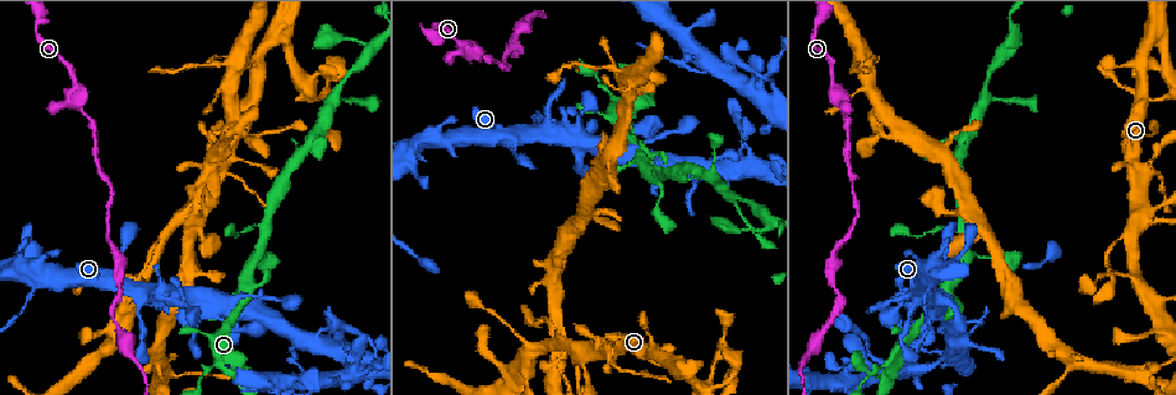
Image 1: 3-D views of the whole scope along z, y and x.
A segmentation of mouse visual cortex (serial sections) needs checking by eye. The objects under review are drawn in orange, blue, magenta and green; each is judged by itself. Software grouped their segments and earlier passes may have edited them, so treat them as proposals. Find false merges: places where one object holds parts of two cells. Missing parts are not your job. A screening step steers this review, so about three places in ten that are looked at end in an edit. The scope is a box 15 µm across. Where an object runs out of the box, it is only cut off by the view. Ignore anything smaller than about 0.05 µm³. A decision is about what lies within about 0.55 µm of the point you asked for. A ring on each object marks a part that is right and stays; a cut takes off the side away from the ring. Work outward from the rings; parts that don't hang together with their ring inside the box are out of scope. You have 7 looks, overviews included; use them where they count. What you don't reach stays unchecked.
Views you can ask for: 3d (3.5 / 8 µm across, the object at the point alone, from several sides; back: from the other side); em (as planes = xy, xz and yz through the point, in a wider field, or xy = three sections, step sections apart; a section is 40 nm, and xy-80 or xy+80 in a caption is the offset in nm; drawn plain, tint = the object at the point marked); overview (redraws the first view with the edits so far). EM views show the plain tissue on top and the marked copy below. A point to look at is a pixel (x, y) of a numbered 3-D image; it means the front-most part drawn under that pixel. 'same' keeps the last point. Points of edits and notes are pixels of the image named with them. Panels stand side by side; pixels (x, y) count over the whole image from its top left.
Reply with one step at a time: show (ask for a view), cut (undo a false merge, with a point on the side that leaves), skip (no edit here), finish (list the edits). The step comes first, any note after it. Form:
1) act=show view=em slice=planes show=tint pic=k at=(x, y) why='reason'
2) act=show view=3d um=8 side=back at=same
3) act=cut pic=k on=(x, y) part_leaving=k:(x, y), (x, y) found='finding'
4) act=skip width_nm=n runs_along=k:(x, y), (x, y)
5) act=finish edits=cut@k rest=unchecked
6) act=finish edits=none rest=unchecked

act=show view=3d um=3.5 pic=1 at=(215, 366) why='thick turns thin'

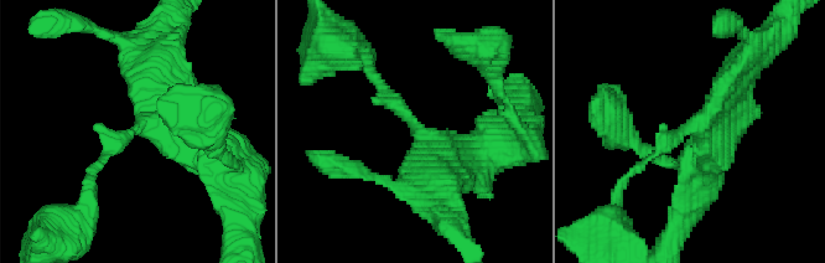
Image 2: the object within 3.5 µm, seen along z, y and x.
act=show view=em slice=xy step=5 show=tint pic=2 at=(689, 130) arm_widths_nm=150,400

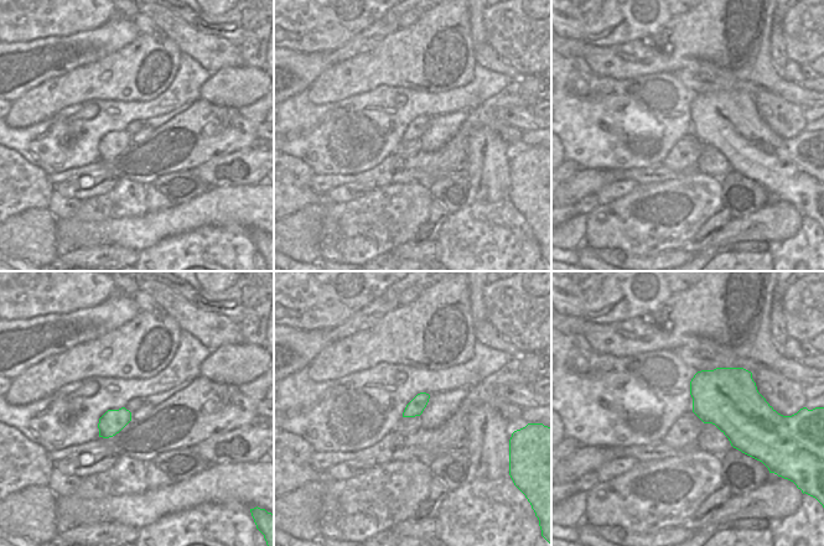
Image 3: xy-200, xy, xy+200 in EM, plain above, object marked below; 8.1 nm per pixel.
act=skip width_nm=130 runs_along=2:(745, 65), (698, 125), (634, 168) found='continuous, no second cell'

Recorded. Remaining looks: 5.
act=show view=3d um=3.5 pic=1 at=(924, 301) why='thick turns thin'

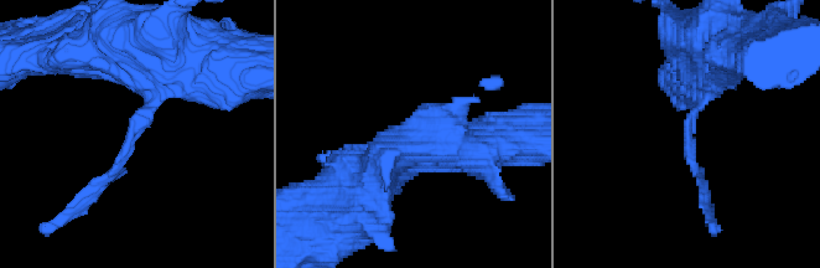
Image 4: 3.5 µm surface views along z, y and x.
act=show view=em slice=xy step=3 show=tint pic=4 at=(690, 128) why='need the tissue'

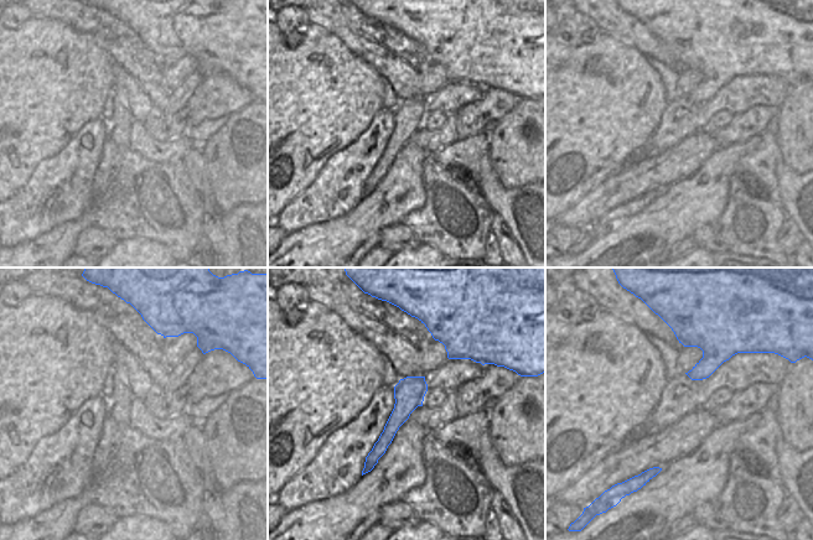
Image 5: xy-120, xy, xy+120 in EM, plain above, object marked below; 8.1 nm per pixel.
act=skip width_nm=240 runs_along=5:(421, 379), (409, 393), (372, 461) found='all the same cell'

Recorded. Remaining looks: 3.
act=show view=3d um=3.5 side=back pic=1 at=(1142, 211) why='narrows sharply'

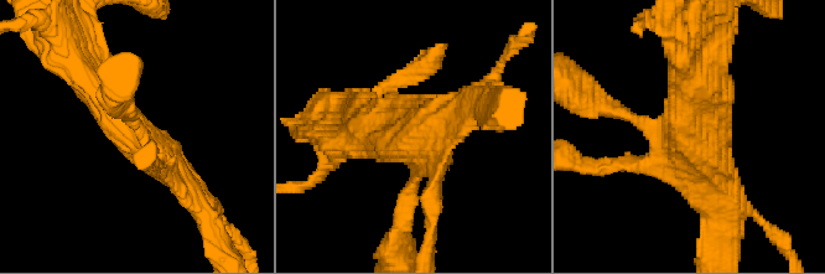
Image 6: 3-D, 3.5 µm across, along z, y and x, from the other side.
act=show view=em slice=planes show=tint pic=6 at=(407, 142) arms=4 arm_widths_nm=200,200,400,400 why='now the EM'

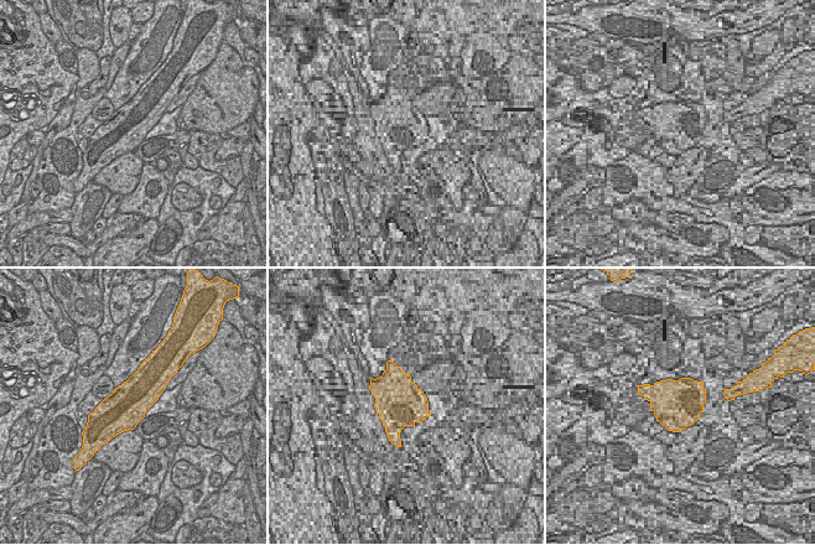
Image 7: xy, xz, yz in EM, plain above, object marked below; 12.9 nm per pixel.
act=skip runs_along=6:(77, 66), (107, 108), (187, 187) found='continuous, no second cell'

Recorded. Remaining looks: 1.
act=finish edits=none rest=unchecked

